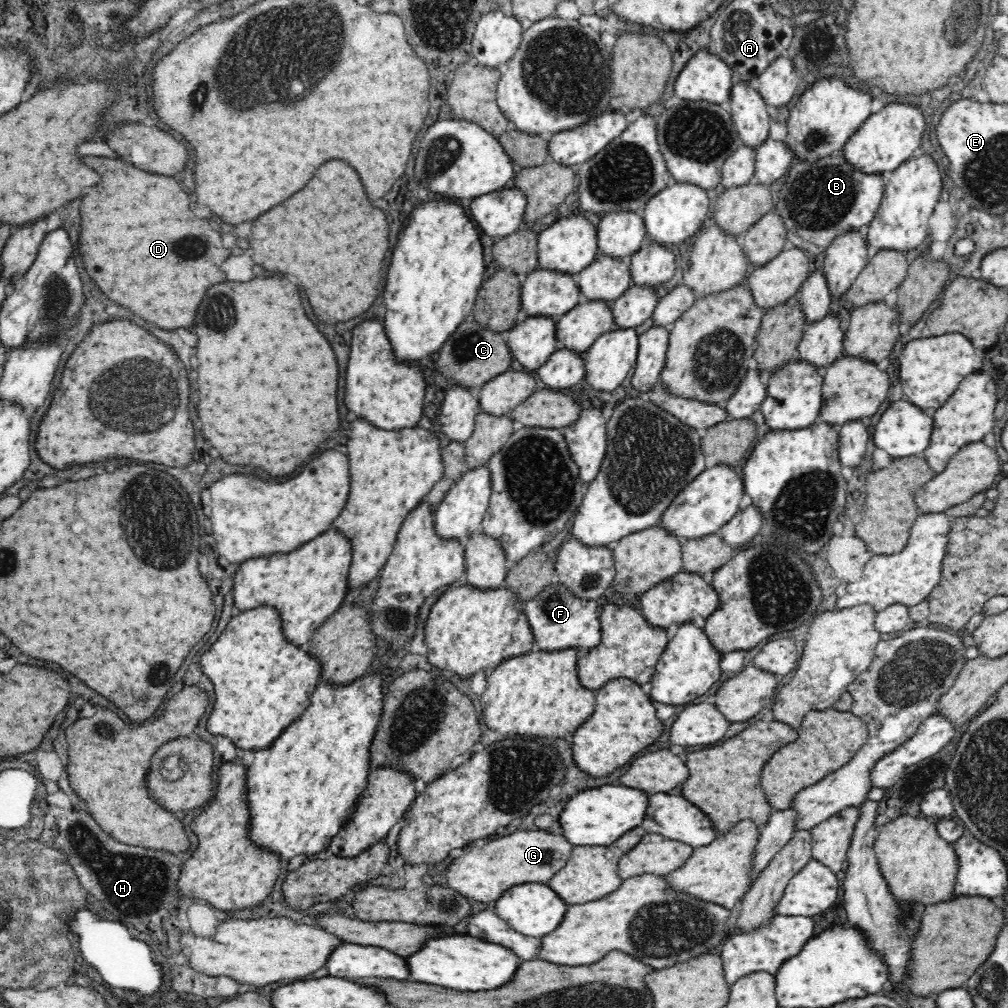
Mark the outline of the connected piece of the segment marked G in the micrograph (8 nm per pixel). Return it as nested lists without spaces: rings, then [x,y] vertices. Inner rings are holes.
[[[517,829],[504,836],[506,838],[488,840],[479,850],[468,844],[469,852],[454,859],[447,868],[445,872],[447,885],[463,897],[494,904],[502,896],[502,892],[512,886],[548,883],[548,880],[568,862],[574,848],[574,845],[570,844],[564,836],[552,836],[552,834],[546,834],[546,831]],[[498,840],[506,840],[506,846],[498,844]],[[498,848],[500,848],[500,854],[498,854]]]

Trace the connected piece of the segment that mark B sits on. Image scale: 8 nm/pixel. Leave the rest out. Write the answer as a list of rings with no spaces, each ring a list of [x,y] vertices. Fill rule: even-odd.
[[[842,150],[816,162],[796,159],[787,175],[774,209],[783,218],[789,242],[811,255],[825,251],[840,234],[860,230],[874,220],[886,179],[882,175],[856,170],[846,160]]]

